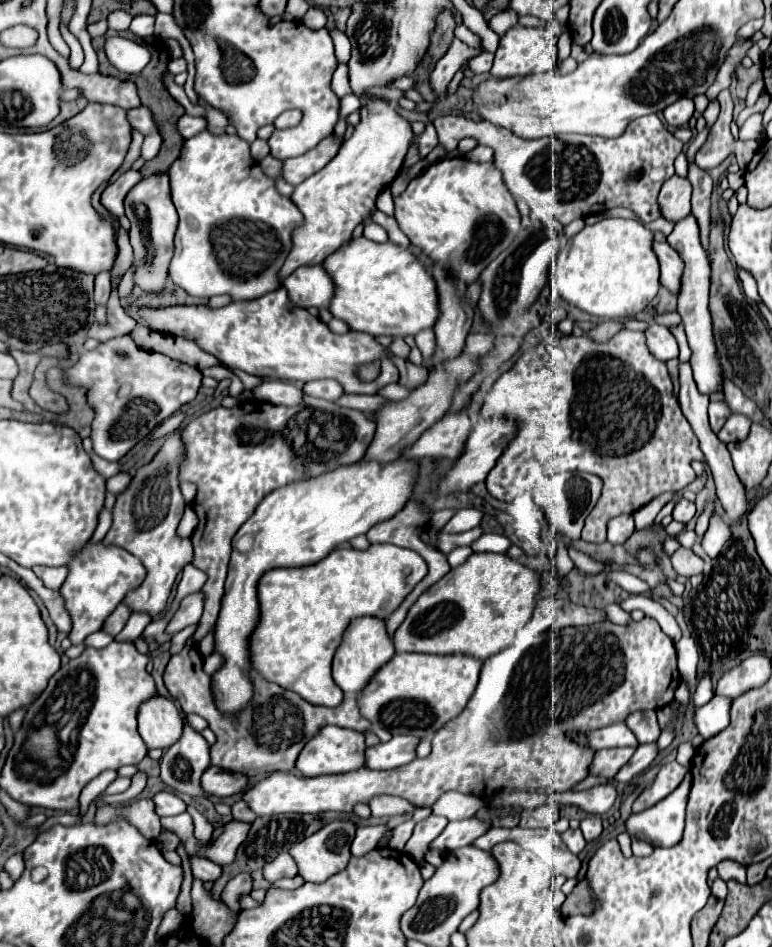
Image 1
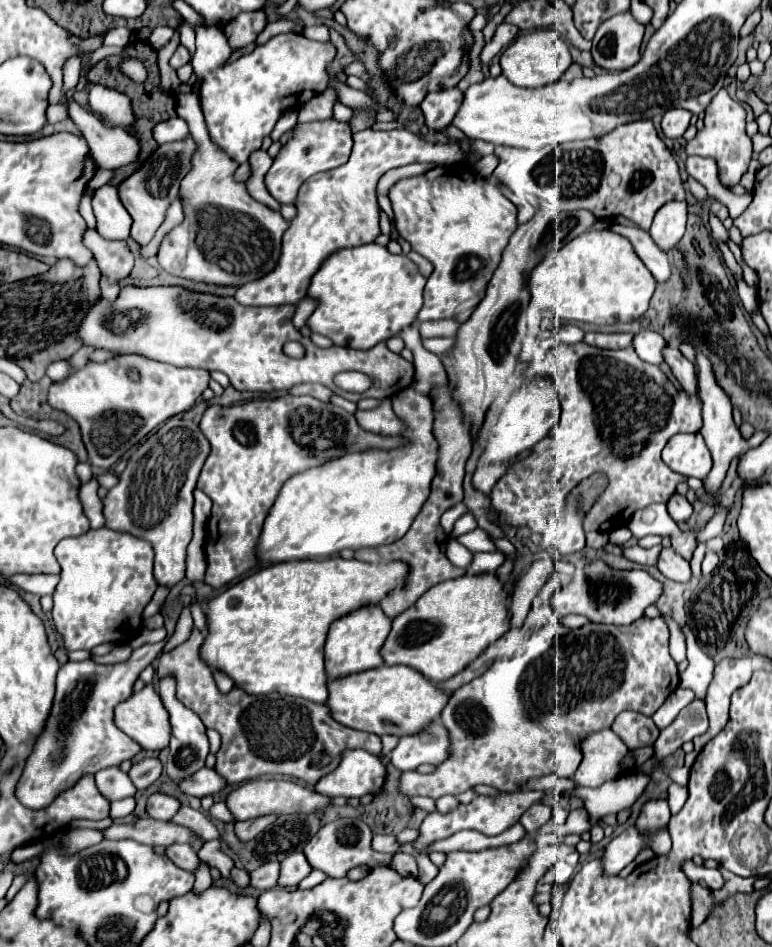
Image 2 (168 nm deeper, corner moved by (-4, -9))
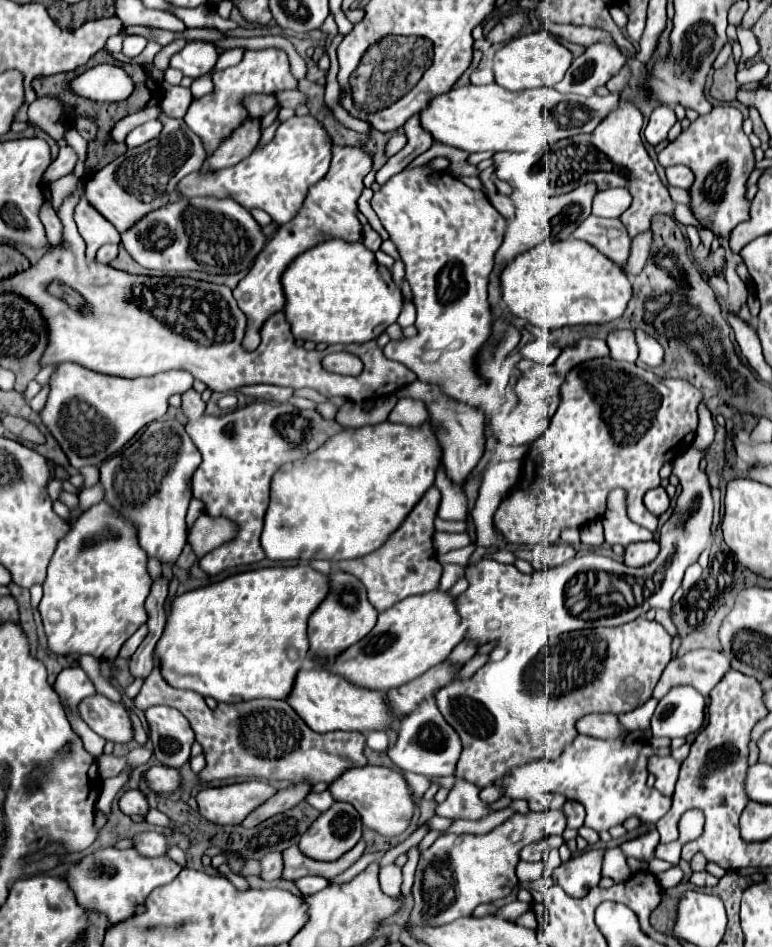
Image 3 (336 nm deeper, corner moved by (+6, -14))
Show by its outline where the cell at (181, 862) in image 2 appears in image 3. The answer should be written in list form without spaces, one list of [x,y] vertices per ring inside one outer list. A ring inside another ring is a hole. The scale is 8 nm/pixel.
[[[156,831],[136,833],[132,837],[132,843],[134,843],[134,849],[140,855],[146,855],[146,857],[166,855],[166,849],[168,849],[168,839],[162,833],[156,833]]]

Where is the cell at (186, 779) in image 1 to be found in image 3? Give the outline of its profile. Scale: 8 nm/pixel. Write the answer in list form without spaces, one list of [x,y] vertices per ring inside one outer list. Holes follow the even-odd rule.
[[[150,707],[146,711],[148,739],[154,751],[160,747],[160,761],[166,767],[182,767],[190,759],[194,731],[190,723],[172,707]]]

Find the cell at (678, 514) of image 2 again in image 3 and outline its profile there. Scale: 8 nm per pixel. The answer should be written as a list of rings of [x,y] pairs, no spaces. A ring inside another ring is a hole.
[[[656,487],[656,489],[646,491],[646,495],[644,495],[644,505],[646,505],[646,509],[648,509],[650,513],[654,513],[656,517],[662,515],[662,513],[670,507],[670,499],[668,499],[664,487]]]

